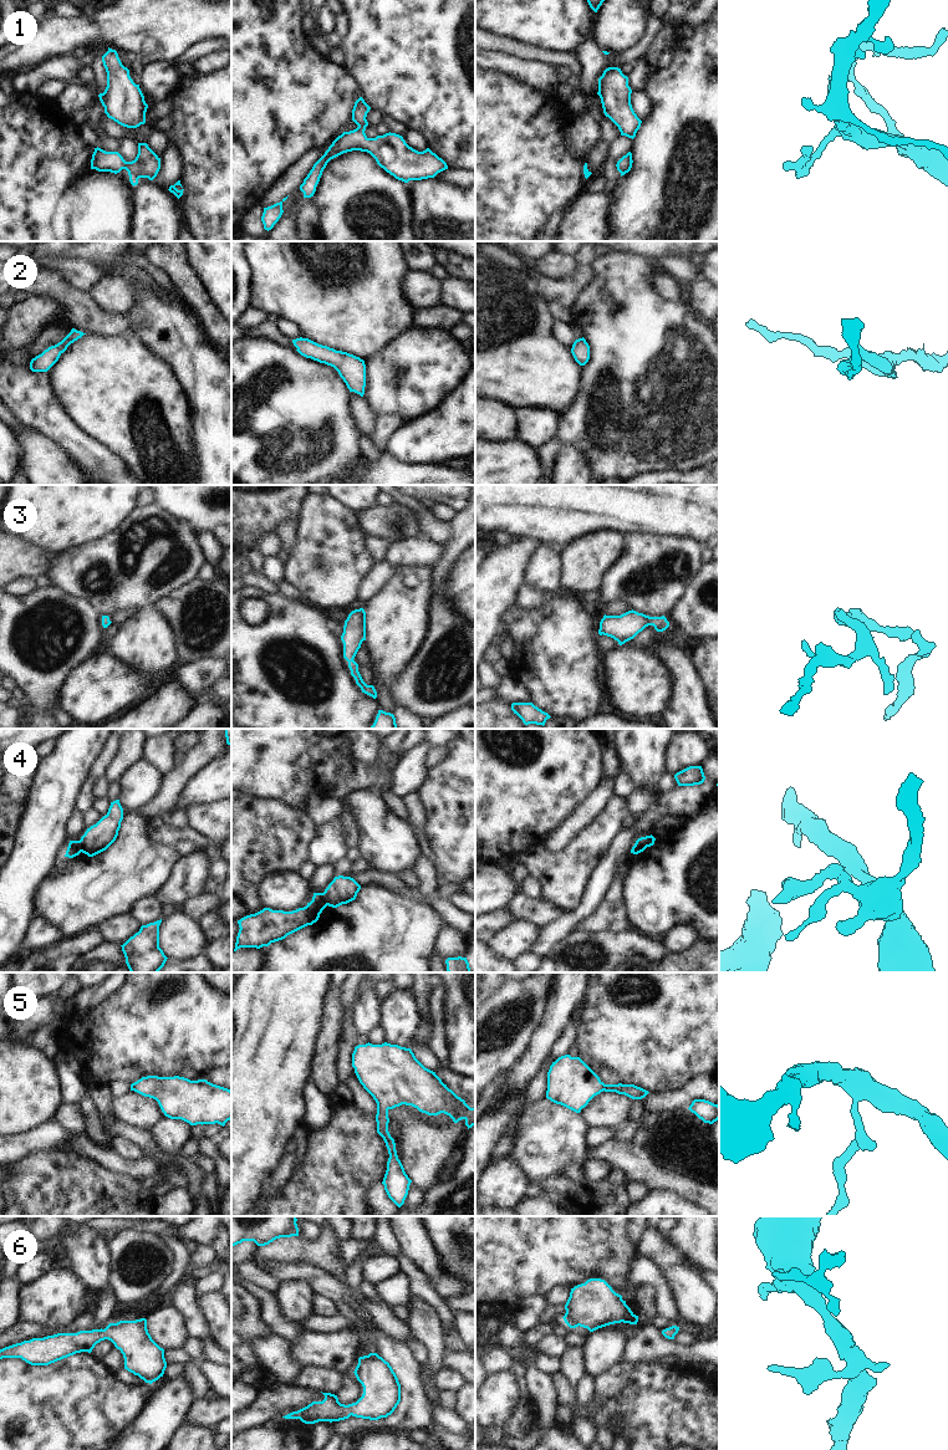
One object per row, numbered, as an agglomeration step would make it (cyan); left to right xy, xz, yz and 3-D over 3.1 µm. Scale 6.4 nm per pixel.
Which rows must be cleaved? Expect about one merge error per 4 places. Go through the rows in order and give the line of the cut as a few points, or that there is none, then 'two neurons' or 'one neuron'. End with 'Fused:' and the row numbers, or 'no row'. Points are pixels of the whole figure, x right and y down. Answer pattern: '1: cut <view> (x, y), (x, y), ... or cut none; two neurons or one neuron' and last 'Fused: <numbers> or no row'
1: cut none; one neuron
2: cut none; one neuron
3: cut none; one neuron
4: cut xz (322, 893), (327, 904); two neurons
5: cut none; one neuron
6: cut none; one neuron
Fused: 4

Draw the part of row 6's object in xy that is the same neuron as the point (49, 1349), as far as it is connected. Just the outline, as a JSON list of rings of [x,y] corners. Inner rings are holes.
[[[147,1319],[119,1321],[105,1329],[57,1333],[0,1349],[0,1359],[21,1358],[31,1365],[49,1365],[81,1352],[91,1353],[101,1341],[111,1341],[124,1358],[124,1369],[152,1384],[167,1368],[164,1349],[151,1337]]]

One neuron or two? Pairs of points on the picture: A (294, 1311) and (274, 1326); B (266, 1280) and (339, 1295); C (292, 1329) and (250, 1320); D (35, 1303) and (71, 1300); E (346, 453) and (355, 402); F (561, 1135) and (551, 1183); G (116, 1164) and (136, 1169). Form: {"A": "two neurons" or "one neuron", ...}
{"A": "two neurons", "B": "two neurons", "C": "two neurons", "D": "one neuron", "E": "two neurons", "F": "two neurons", "G": "one neuron"}

